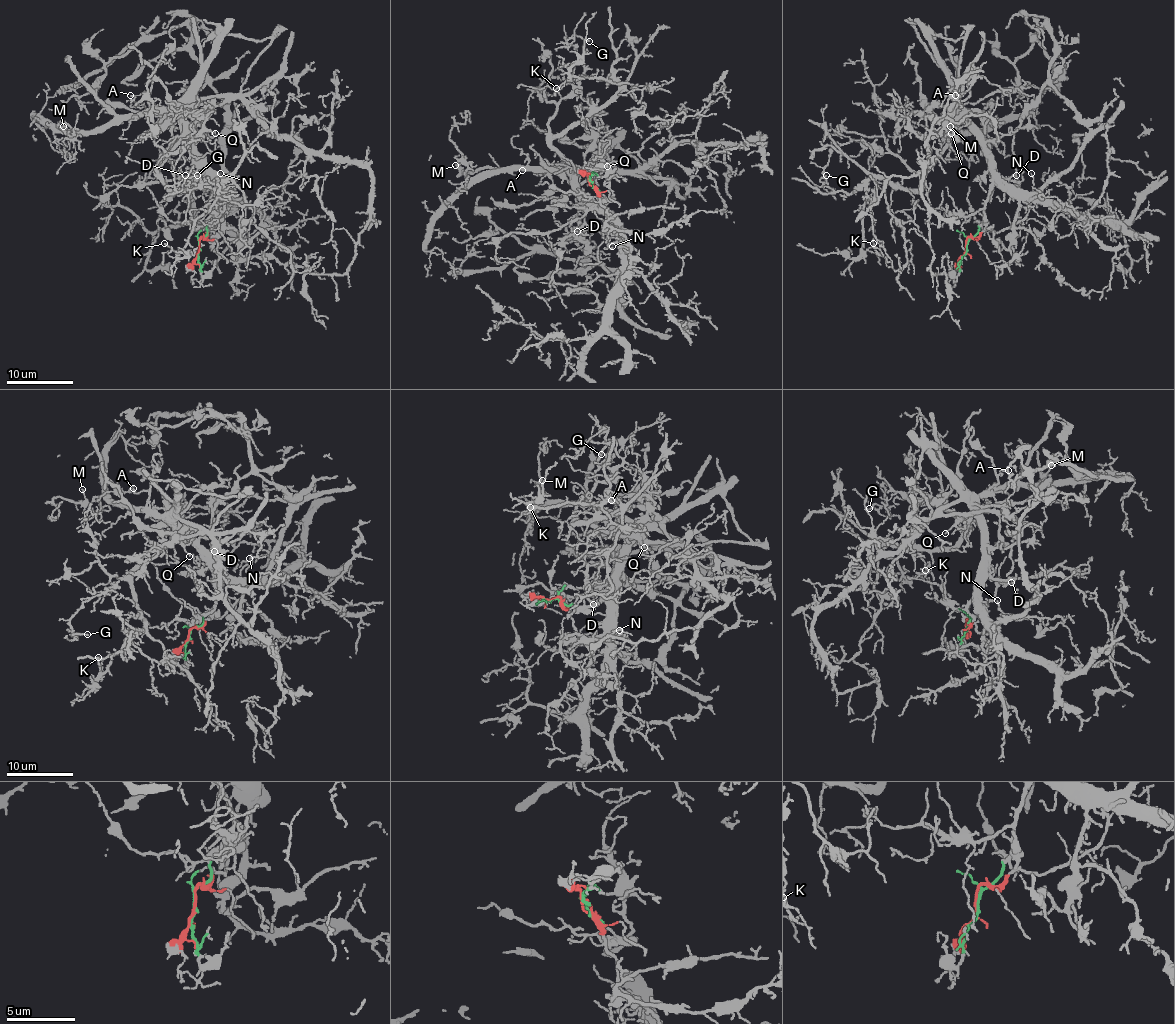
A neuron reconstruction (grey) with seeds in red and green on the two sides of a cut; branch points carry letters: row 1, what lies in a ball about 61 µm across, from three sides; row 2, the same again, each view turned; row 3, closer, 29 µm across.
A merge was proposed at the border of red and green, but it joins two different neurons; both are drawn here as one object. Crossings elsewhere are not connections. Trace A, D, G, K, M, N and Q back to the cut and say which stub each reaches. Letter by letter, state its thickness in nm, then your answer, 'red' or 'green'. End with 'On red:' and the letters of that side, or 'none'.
A: 140 nm thick; green
D: 70 nm thick; green
G: 120 nm thick; green
K: 110 nm thick; green
M: 120 nm thick; green
N: 110 nm thick; red
Q: 110 nm thick; green
On red: N

